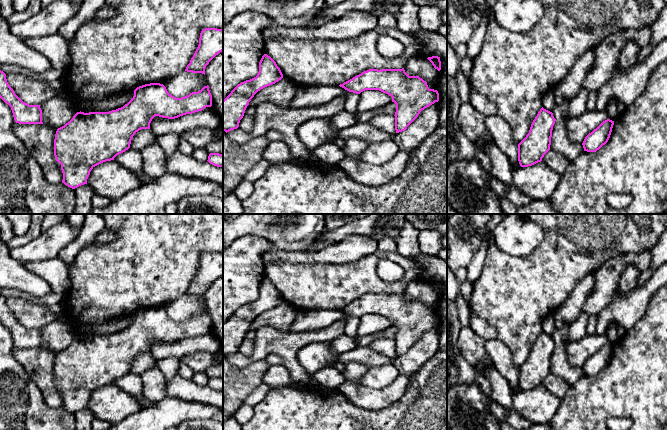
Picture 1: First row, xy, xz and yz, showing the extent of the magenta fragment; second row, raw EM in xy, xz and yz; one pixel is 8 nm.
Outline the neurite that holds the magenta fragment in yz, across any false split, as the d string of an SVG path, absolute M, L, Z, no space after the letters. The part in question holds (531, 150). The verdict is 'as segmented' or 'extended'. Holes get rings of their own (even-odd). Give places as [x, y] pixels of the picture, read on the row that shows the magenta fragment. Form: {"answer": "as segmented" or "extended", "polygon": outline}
{"answer": "as segmented", "polygon": "M543 107L533 120L529 133L518 144L518 161L521 167L532 166L542 161L550 150L552 130L556 119Z"}

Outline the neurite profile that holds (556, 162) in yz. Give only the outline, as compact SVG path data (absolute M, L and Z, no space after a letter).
M551 149L544 155L542 162L544 162L552 171L561 176L564 174L570 163L563 155Z

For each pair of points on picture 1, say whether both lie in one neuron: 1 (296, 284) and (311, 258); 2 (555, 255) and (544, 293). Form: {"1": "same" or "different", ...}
{"1": "different", "2": "same"}

